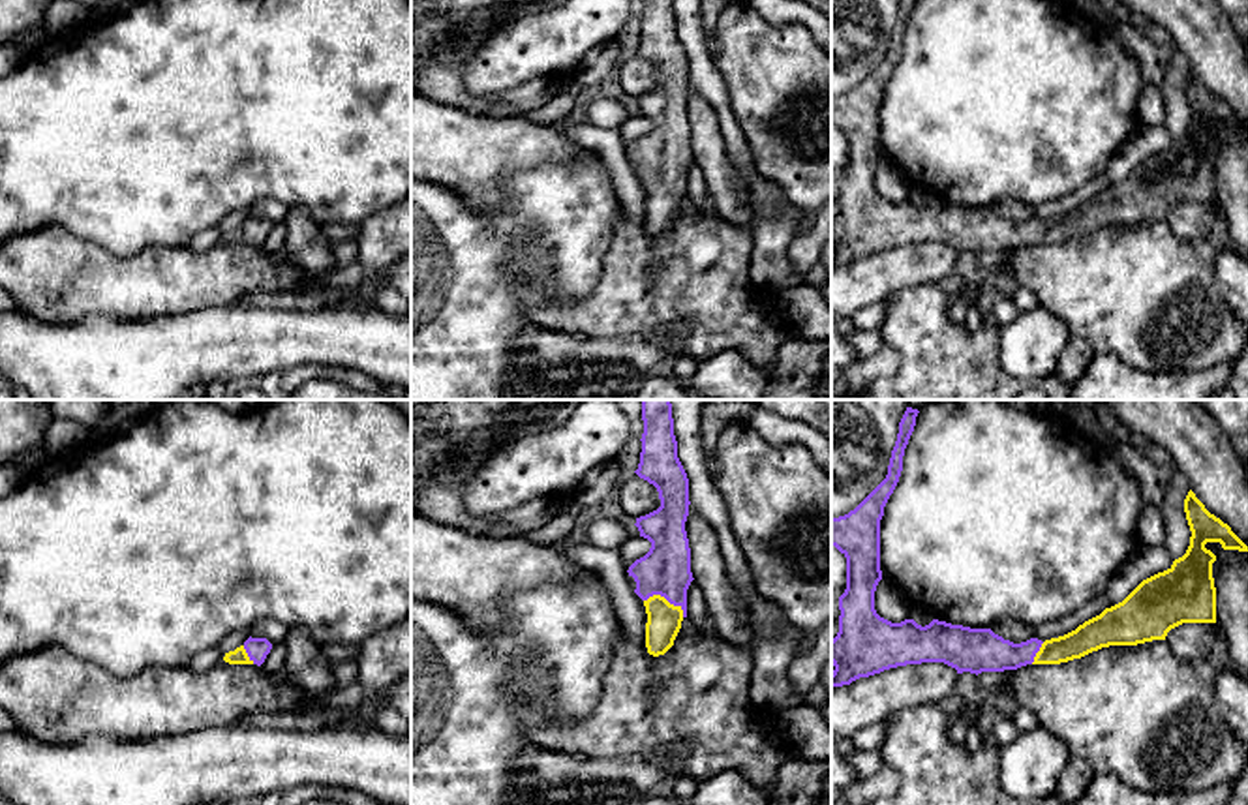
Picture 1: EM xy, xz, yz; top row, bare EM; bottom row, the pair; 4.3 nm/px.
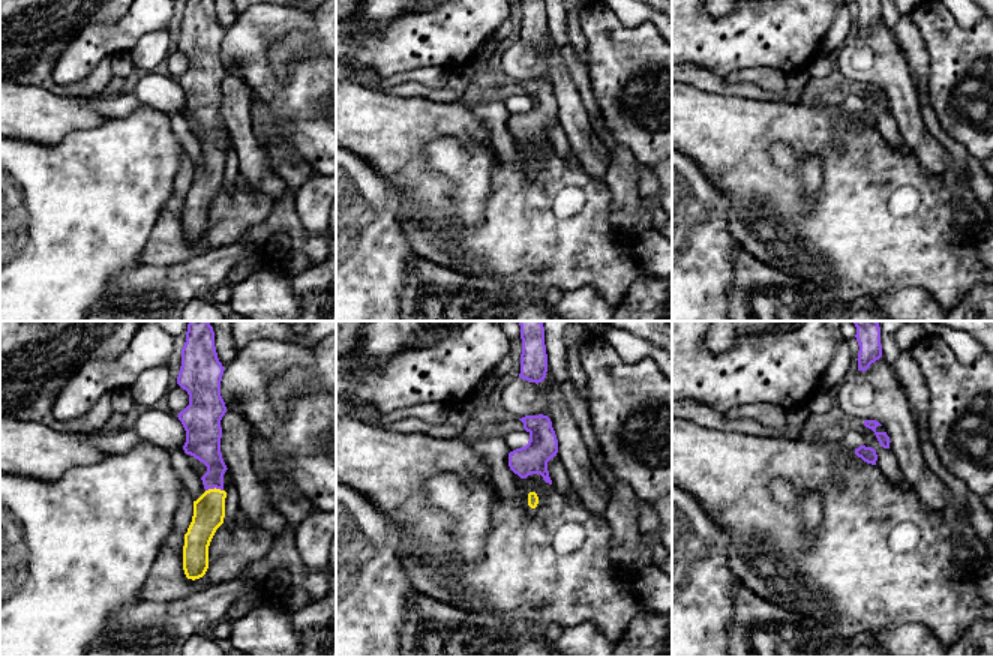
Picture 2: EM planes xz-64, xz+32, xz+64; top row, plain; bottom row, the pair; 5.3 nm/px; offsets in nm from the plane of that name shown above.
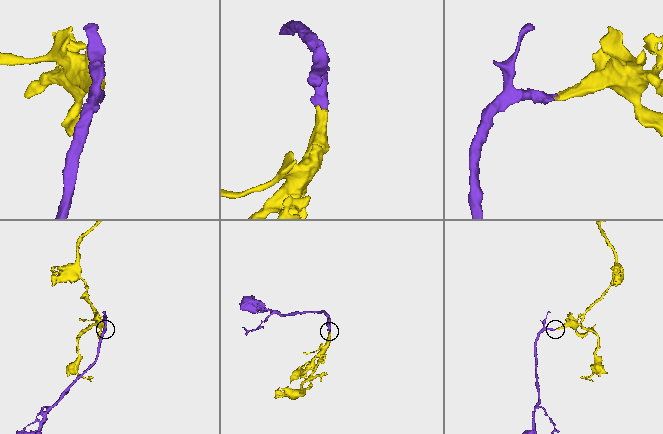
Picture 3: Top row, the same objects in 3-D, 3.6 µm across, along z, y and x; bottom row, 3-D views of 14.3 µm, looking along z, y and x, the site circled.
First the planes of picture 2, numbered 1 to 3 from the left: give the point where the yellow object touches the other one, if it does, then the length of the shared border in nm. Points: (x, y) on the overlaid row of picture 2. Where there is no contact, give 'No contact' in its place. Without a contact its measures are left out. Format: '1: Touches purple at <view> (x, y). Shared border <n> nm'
1: Touches purple at xz-64 (213, 488). Shared border 100 nm
2: No contact
3: No contact

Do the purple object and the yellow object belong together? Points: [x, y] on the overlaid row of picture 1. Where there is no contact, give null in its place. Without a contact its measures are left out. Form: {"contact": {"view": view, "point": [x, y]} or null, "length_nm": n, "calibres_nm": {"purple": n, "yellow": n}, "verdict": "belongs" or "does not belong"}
{"contact": {"view": "xz", "point": [667, 599]}, "length_nm": 190, "calibres_nm": {"purple": 220, "yellow": 140}, "verdict": "belongs"}

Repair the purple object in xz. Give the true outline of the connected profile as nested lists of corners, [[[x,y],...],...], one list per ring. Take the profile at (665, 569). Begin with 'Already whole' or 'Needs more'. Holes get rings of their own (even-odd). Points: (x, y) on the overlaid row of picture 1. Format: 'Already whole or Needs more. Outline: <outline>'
Needs more. Outline: [[[642,400],[642,420],[642,452],[634,473],[657,488],[661,507],[636,518],[634,525],[651,548],[627,572],[646,606],[647,653],[659,657],[674,646],[687,617],[687,589],[694,580],[685,531],[691,501],[689,478],[677,458],[670,400]]]

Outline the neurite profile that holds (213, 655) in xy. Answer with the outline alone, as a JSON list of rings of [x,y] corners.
[[[208,647],[206,651],[195,655],[191,659],[190,668],[193,668],[195,672],[206,672],[214,664],[221,662],[223,657],[225,657],[225,653],[220,647]]]

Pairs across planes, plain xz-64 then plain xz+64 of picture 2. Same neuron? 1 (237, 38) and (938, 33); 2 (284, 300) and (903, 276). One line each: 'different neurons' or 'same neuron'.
1: same neuron
2: different neurons

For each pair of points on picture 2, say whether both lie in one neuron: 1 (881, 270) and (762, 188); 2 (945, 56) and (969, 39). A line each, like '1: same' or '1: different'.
1: same
2: same

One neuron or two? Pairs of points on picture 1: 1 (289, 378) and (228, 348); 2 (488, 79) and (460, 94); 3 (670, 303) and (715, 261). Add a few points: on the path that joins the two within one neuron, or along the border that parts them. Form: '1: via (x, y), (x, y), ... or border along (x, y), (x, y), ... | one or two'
1: border along (318, 364), (299, 364), (233, 379) | two
2: border along (475, 47), (464, 59), (464, 85), (483, 98) | two
3: via (682, 291), (704, 269) | one

